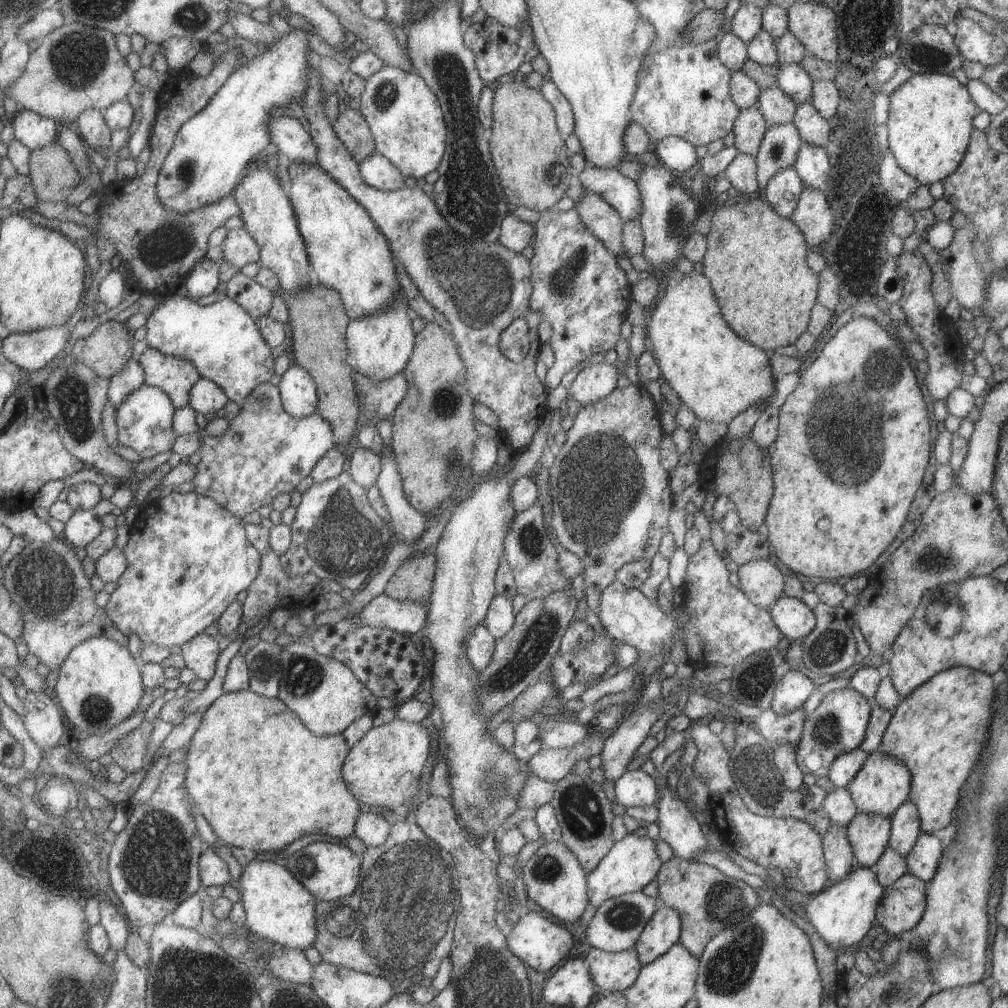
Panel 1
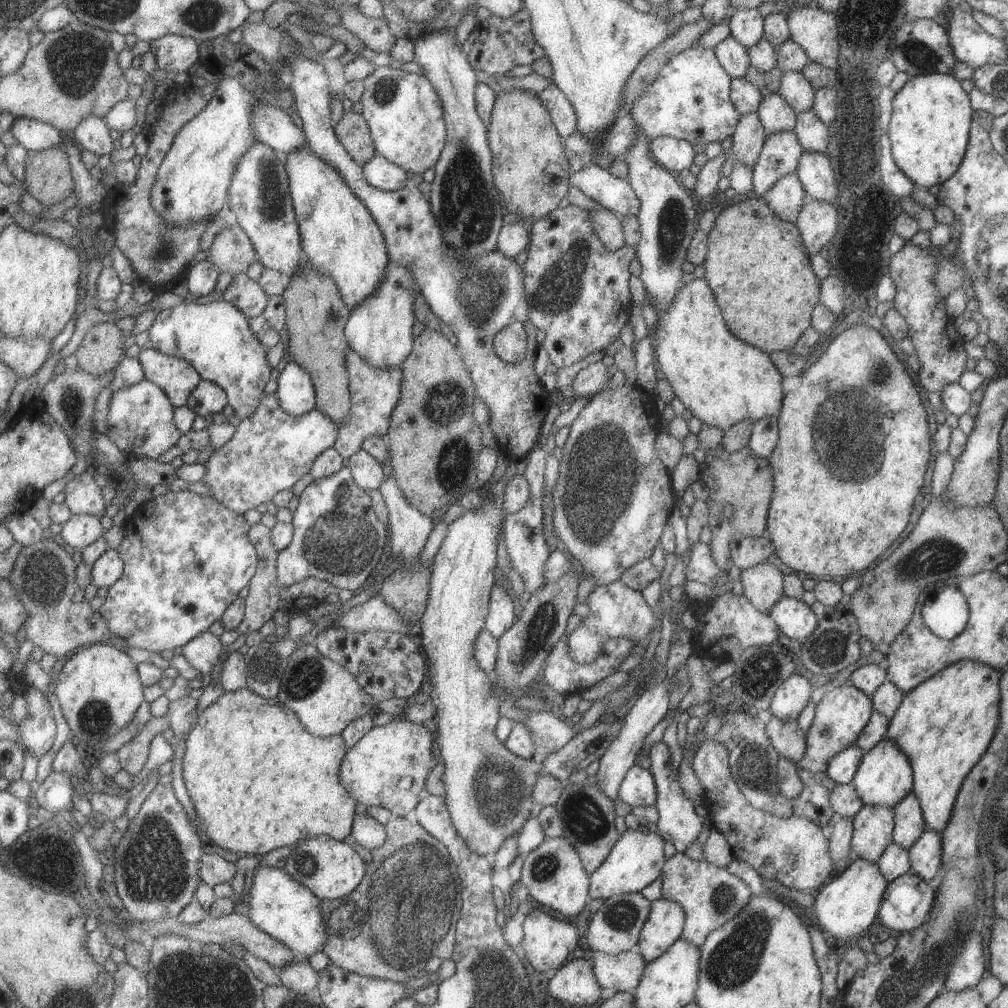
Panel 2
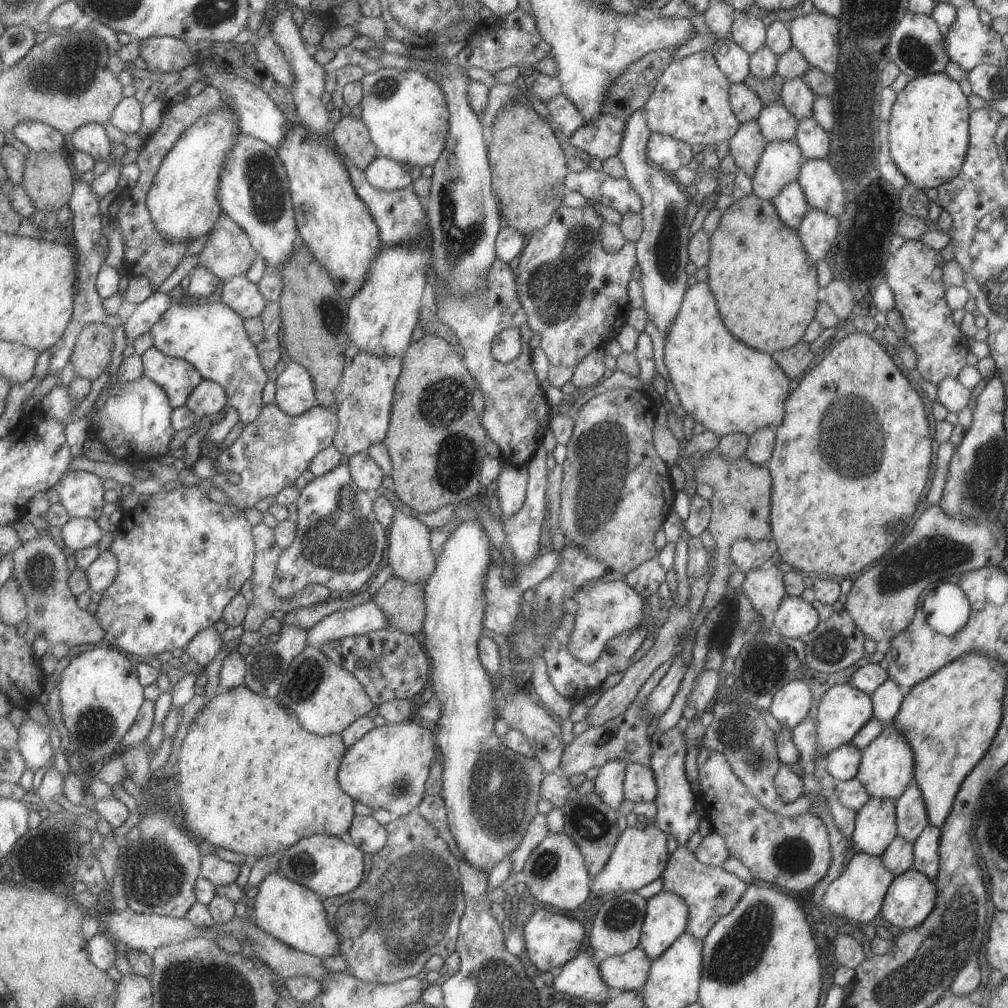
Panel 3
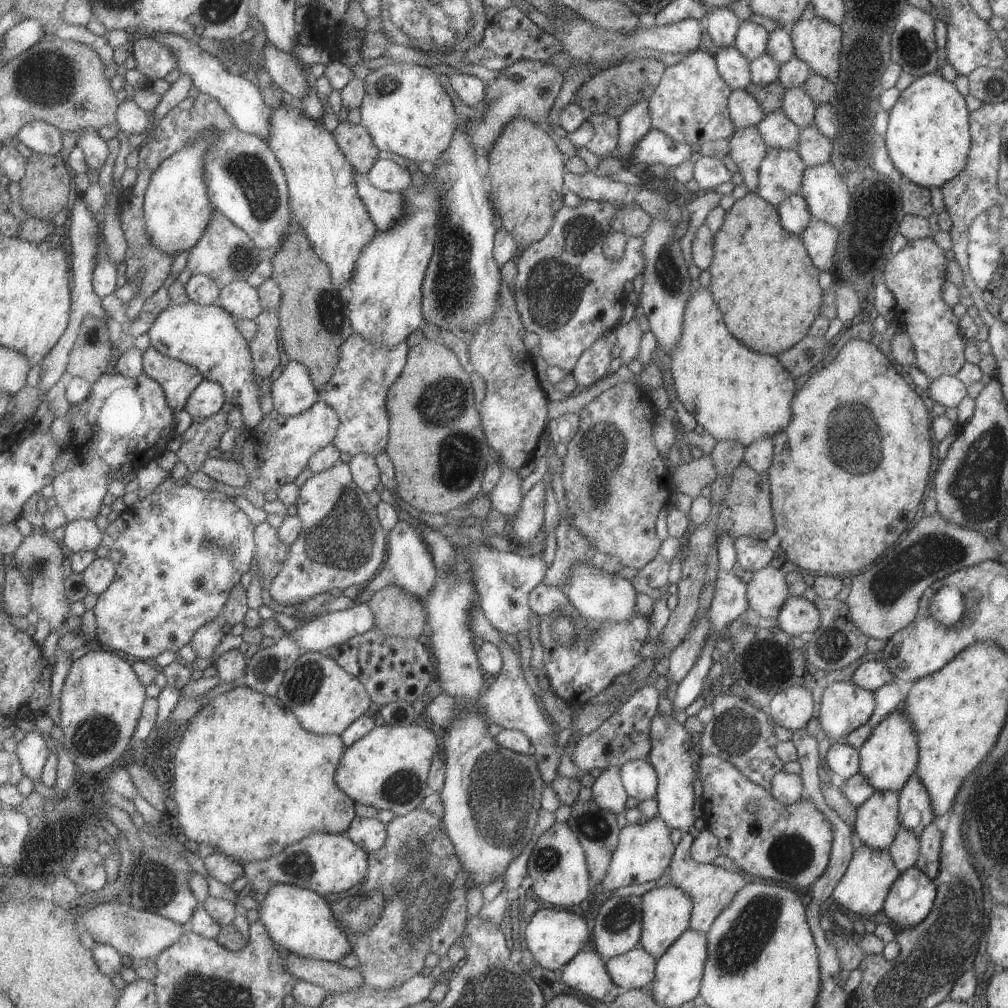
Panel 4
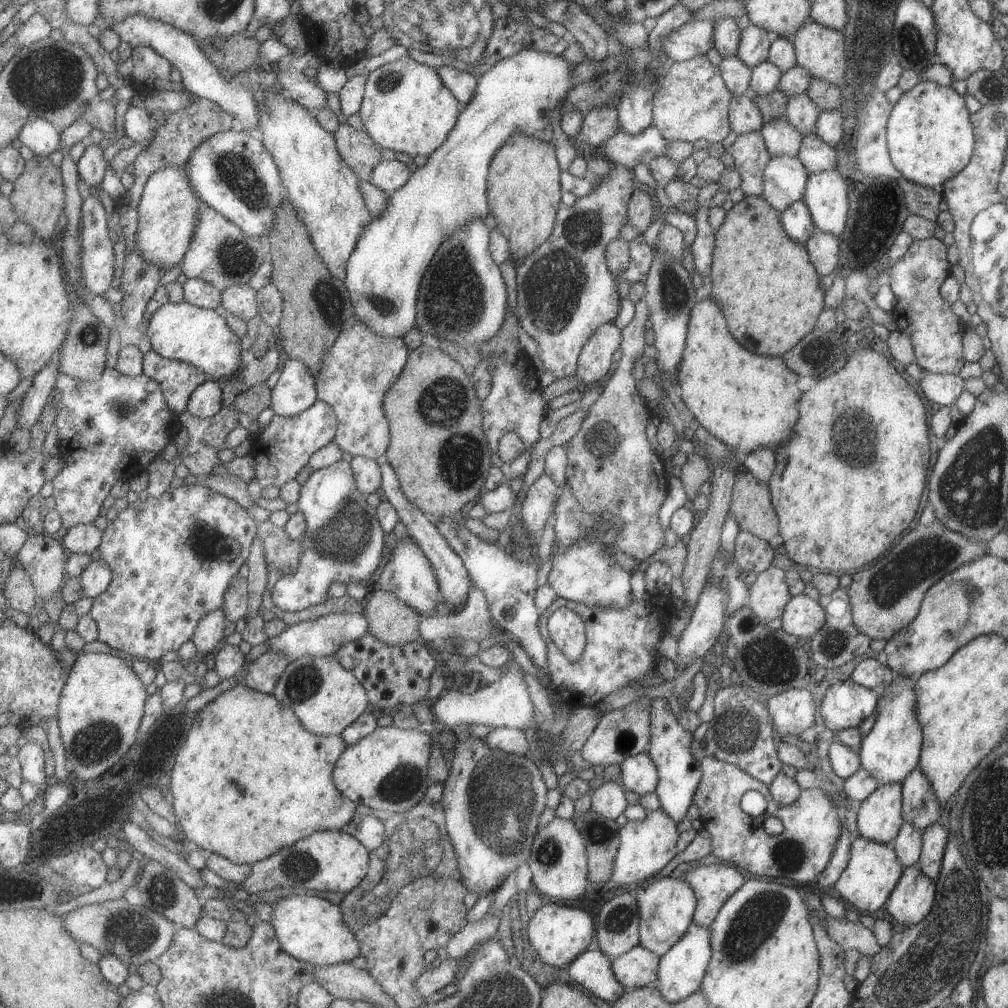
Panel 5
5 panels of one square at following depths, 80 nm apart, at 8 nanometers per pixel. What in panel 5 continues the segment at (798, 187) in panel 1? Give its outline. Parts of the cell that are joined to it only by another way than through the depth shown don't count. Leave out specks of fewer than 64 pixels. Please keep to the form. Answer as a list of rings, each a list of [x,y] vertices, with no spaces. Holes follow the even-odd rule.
[[[802,200],[793,202],[791,206],[787,206],[778,216],[785,234],[791,240],[795,240],[795,242],[799,242],[803,246],[809,240],[809,236],[815,232],[814,222]]]

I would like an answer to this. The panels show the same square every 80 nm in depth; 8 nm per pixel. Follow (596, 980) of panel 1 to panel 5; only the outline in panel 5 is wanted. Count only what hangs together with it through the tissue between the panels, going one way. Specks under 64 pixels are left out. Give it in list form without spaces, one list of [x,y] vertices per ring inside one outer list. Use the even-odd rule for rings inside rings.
[[[637,944],[610,962],[615,978],[627,988],[641,988],[654,984],[659,957]]]

